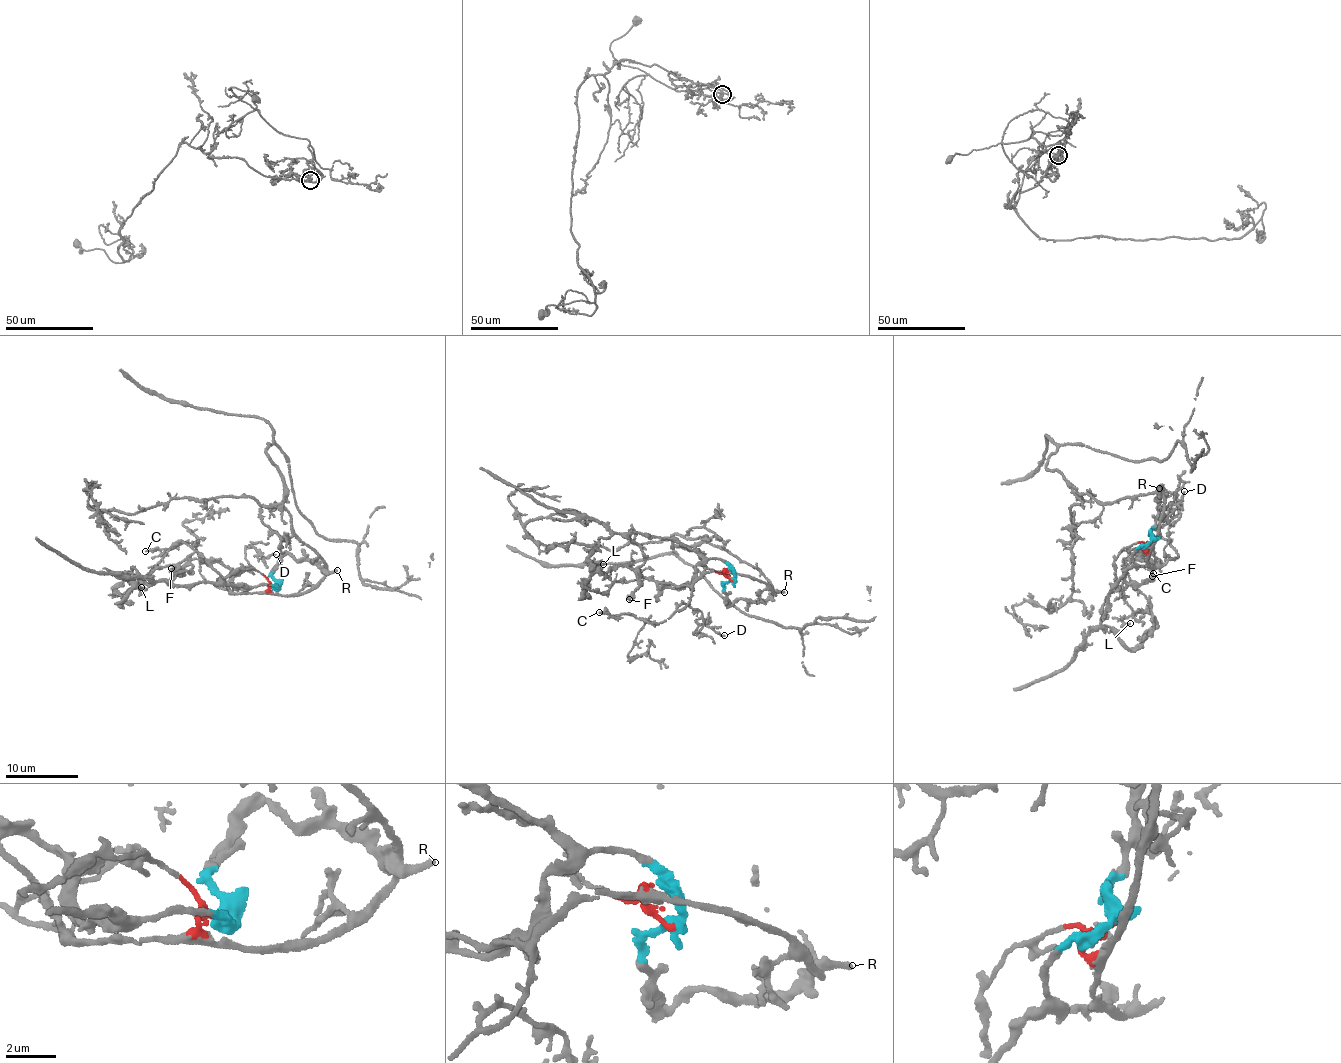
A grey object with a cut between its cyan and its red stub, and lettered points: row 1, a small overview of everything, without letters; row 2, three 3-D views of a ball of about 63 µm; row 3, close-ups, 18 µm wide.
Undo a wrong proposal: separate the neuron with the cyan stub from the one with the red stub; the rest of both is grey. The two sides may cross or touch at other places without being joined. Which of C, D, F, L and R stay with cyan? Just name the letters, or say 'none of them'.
F, R

